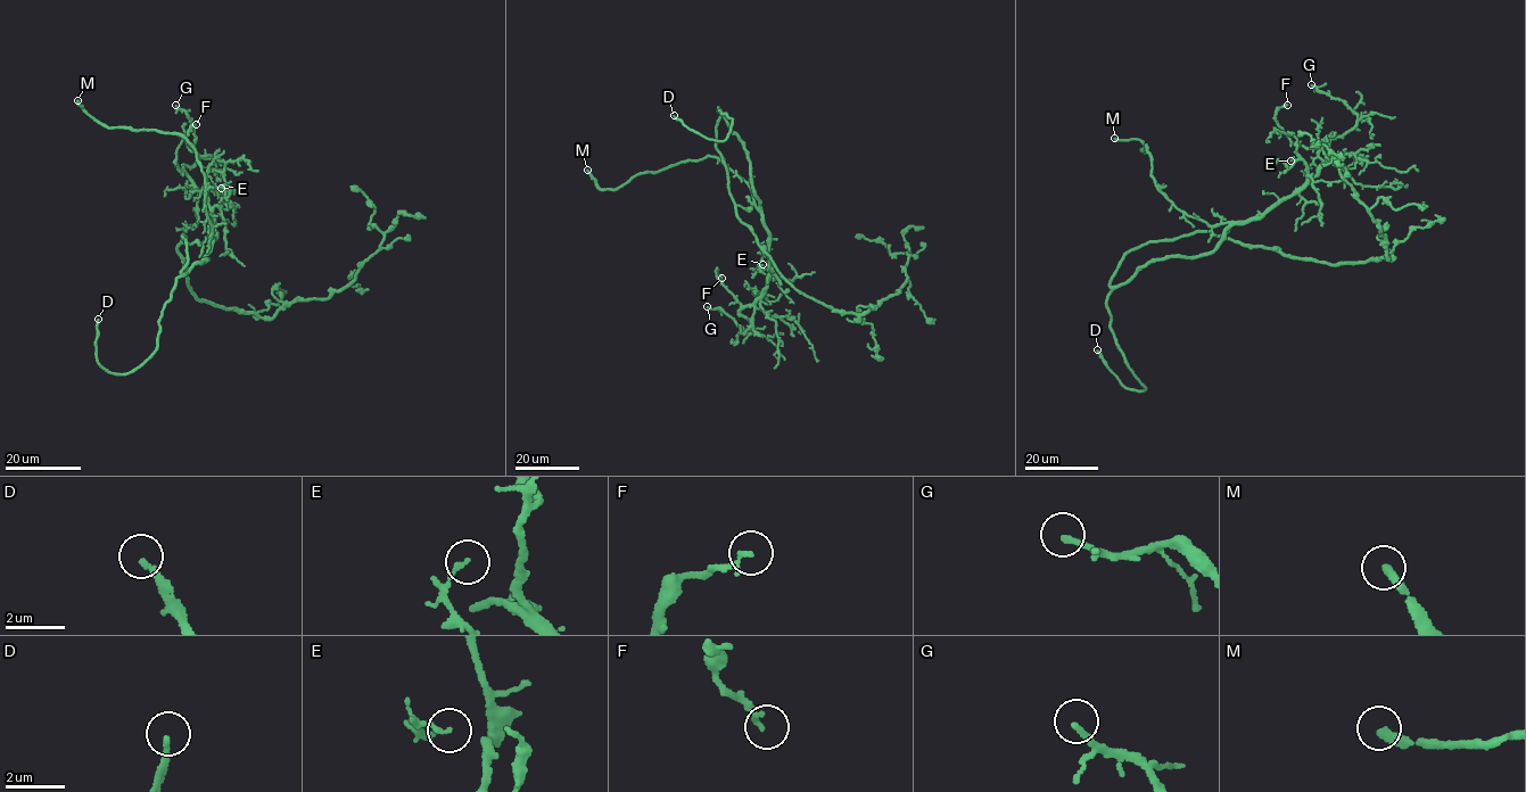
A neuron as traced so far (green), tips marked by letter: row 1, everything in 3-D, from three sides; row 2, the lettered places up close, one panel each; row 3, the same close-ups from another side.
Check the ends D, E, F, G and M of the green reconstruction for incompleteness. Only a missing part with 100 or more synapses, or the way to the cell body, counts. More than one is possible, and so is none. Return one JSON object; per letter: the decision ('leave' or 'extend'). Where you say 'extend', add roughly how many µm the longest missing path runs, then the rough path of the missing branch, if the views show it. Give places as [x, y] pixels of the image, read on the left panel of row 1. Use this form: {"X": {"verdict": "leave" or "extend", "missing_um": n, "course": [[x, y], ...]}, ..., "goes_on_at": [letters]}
{"D": {"verdict": "extend", "missing_um": 200}, "E": {"verdict": "leave"}, "F": {"verdict": "leave"}, "G": {"verdict": "leave"}, "M": {"verdict": "extend", "missing_um": 10, "course": [[77, 100], [74, 83], [66, 71]]}, "goes_on_at": ["D", "M"]}

